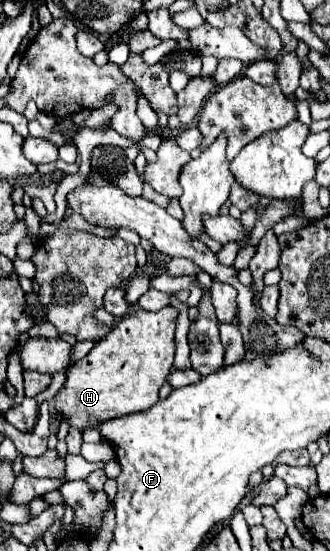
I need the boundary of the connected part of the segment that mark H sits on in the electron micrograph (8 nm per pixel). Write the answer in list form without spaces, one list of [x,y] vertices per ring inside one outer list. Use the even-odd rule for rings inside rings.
[[[166,306],[158,312],[138,310],[126,314],[110,334],[100,338],[94,348],[74,364],[64,388],[56,394],[56,408],[70,420],[70,426],[84,428],[102,420],[140,412],[158,402],[158,390],[166,382],[174,364],[174,330],[178,310]]]

